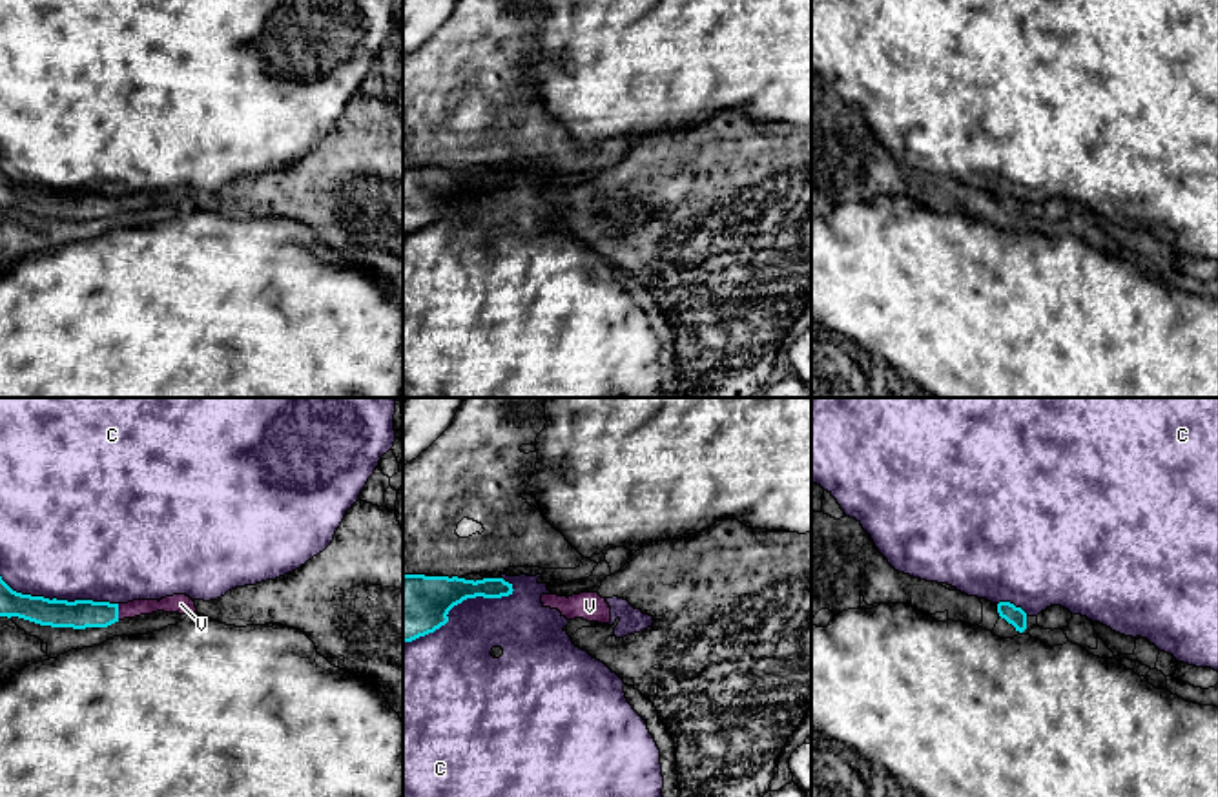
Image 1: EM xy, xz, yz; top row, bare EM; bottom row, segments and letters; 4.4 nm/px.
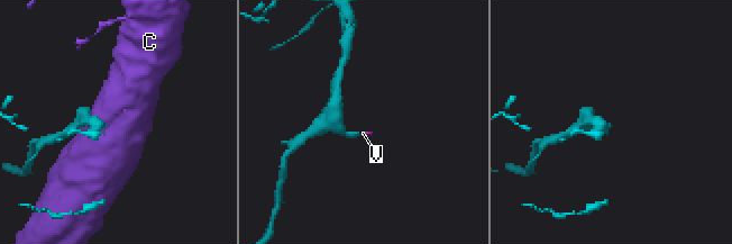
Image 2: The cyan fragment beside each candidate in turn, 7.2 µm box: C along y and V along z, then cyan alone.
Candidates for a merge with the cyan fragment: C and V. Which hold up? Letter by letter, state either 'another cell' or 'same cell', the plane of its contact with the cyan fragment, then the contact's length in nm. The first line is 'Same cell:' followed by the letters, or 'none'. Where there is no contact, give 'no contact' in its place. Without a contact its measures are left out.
Same cell: V
C: another cell; meets cyan in xz; contact 550 nm long
V: same cell; meets cyan in xy; contact 70 nm long

